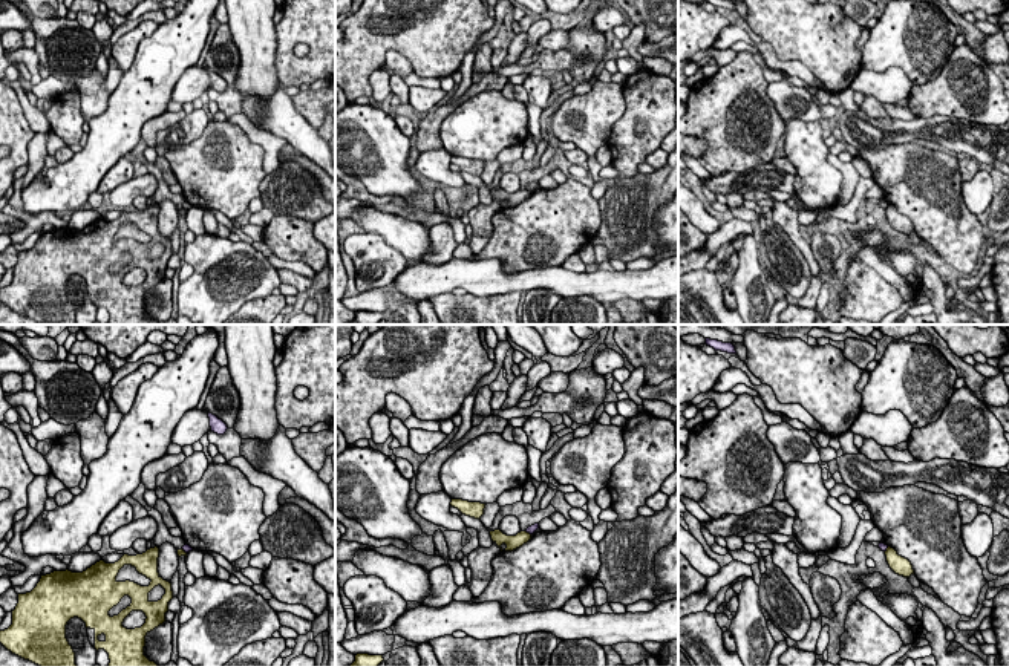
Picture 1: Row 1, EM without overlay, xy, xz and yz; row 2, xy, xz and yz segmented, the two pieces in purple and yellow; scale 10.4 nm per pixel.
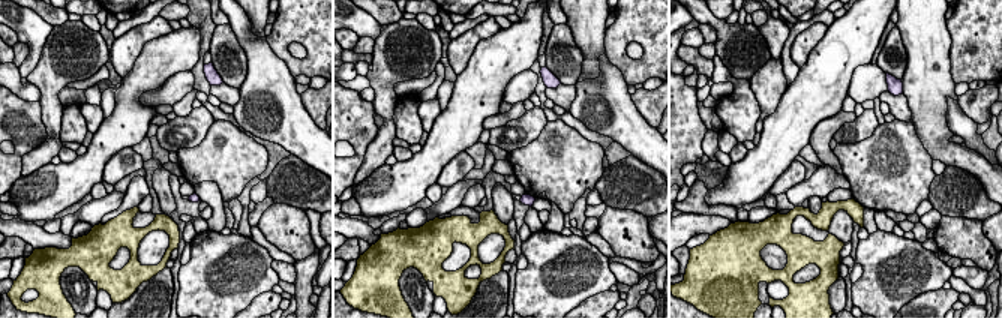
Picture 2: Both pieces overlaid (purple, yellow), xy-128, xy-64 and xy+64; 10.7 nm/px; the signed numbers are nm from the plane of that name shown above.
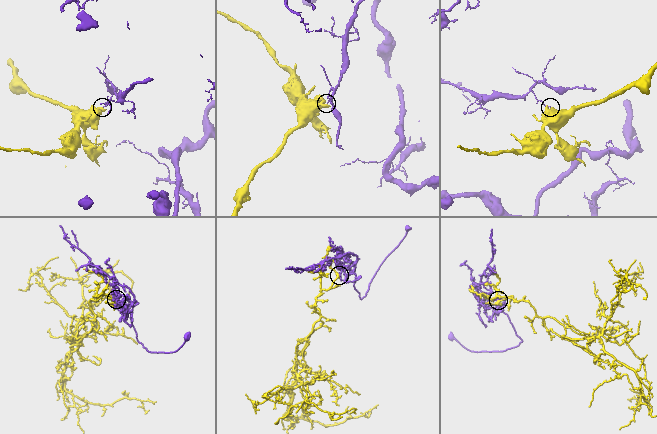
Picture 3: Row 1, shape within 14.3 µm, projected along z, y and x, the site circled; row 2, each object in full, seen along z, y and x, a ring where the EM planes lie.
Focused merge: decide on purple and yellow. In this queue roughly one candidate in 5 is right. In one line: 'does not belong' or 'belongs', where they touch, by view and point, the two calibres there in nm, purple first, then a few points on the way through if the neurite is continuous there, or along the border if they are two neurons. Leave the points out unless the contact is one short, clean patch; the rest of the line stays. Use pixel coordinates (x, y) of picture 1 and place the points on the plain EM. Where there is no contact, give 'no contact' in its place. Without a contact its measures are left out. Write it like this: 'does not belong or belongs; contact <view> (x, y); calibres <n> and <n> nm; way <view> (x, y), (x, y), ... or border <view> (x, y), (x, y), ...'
does not belong; contact xz (528, 189); calibres 70 and 140 nm; border xz (525, 187), (530, 192)

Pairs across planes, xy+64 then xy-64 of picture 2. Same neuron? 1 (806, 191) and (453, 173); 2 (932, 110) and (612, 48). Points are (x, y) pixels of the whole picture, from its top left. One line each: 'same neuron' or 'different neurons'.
1: different neurons
2: different neurons

